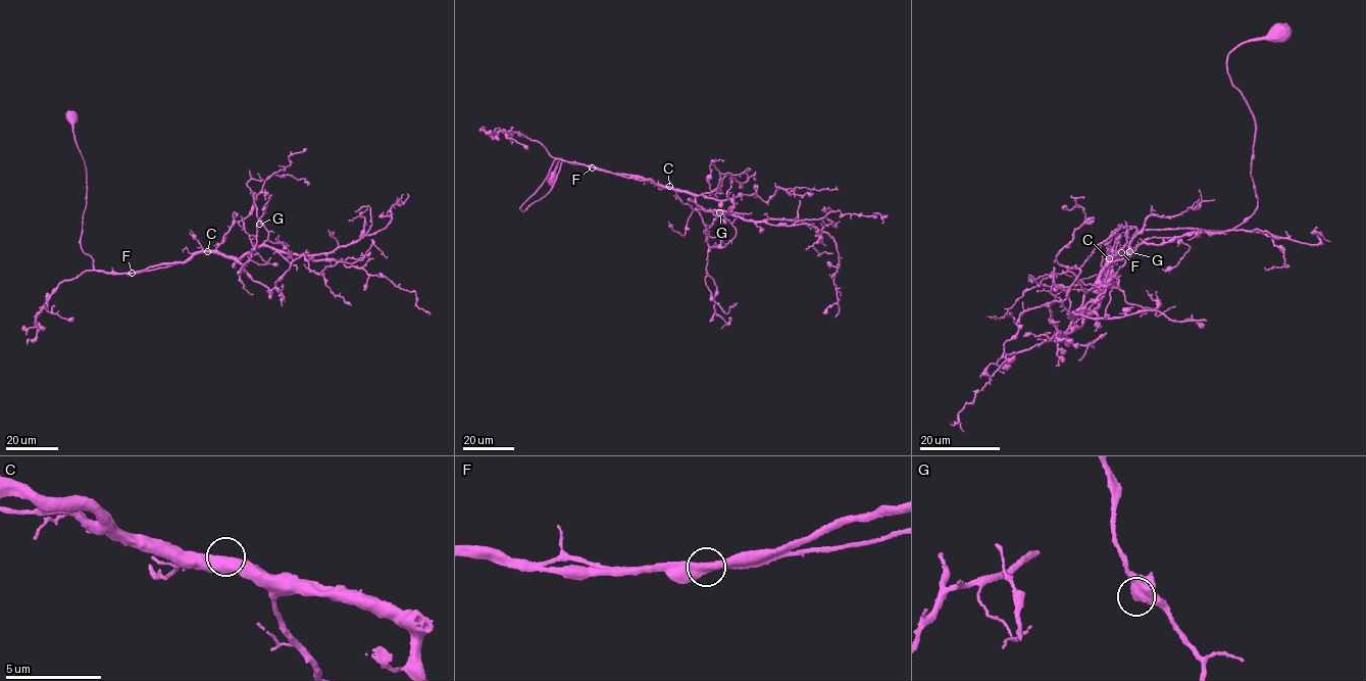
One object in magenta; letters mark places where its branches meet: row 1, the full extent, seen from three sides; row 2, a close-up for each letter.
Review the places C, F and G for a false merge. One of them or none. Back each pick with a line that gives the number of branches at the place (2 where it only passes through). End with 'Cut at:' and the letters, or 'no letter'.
Cut at: no letter

